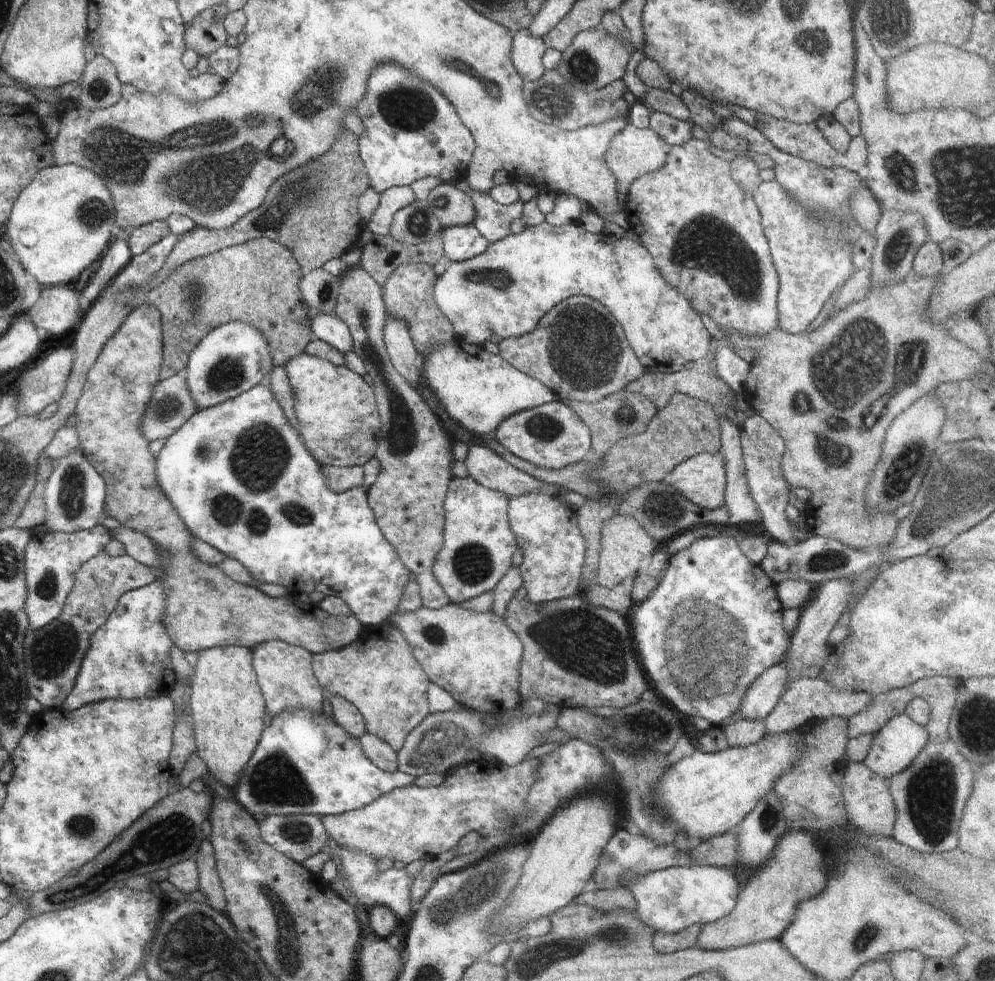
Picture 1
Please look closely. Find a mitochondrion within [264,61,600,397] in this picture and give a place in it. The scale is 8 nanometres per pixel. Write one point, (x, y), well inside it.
(411, 109)

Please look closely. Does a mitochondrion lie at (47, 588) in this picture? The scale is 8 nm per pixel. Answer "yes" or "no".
yes

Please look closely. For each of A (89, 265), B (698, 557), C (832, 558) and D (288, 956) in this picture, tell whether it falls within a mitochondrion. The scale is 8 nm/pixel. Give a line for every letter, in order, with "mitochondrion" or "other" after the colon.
A: other
B: other
C: mitochondrion
D: mitochondrion

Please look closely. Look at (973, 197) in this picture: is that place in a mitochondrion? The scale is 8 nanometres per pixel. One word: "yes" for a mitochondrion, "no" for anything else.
yes

